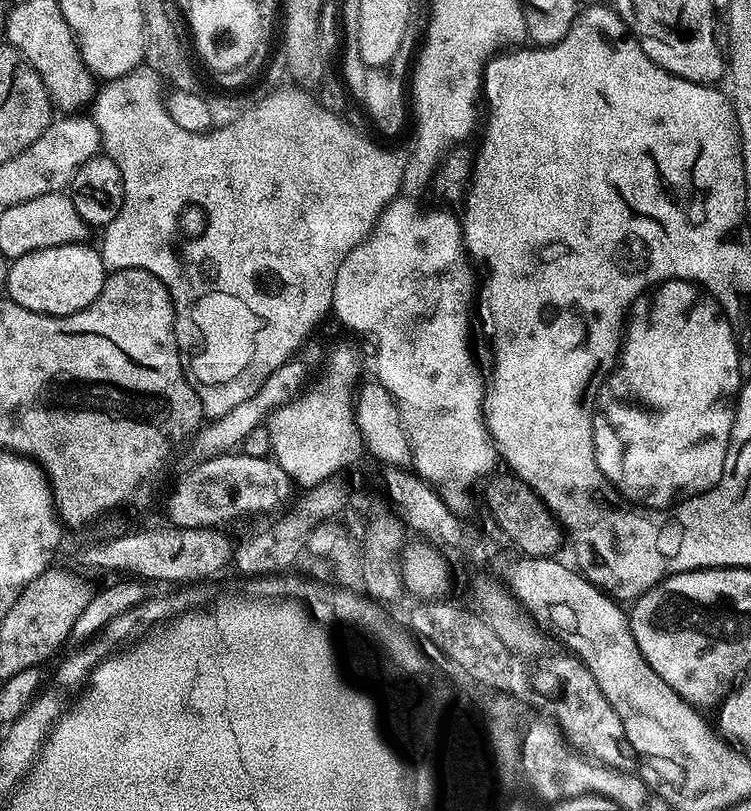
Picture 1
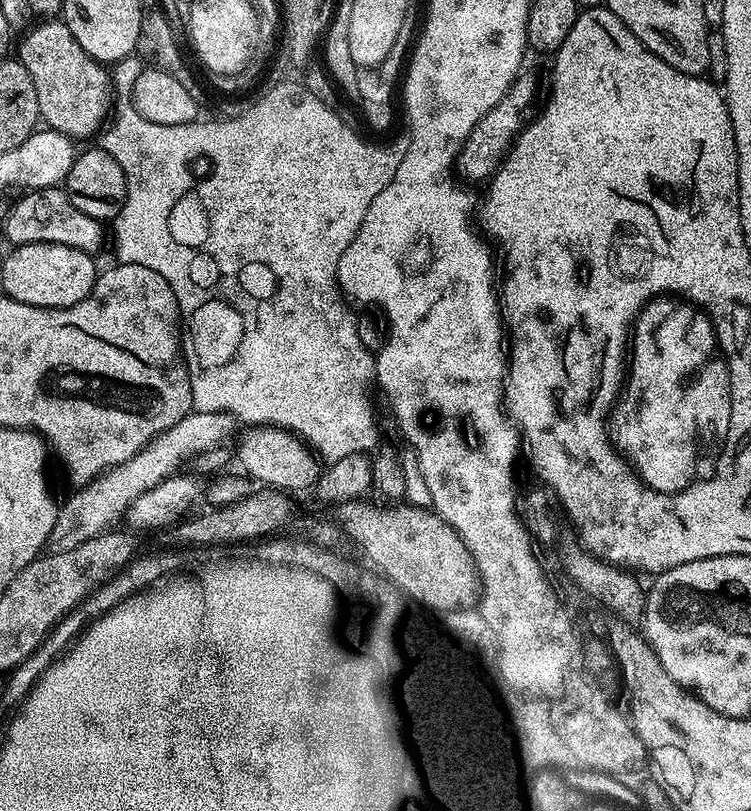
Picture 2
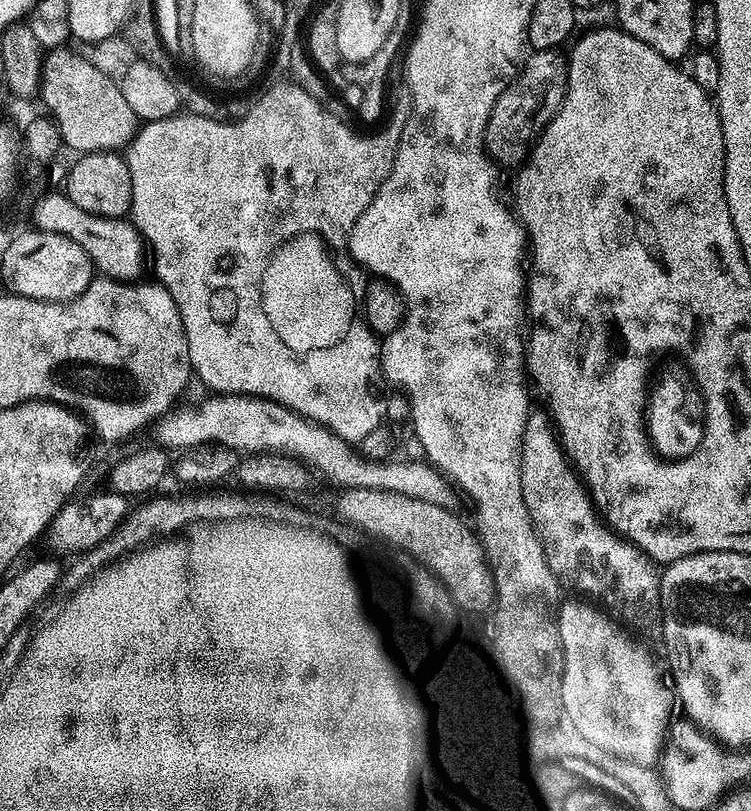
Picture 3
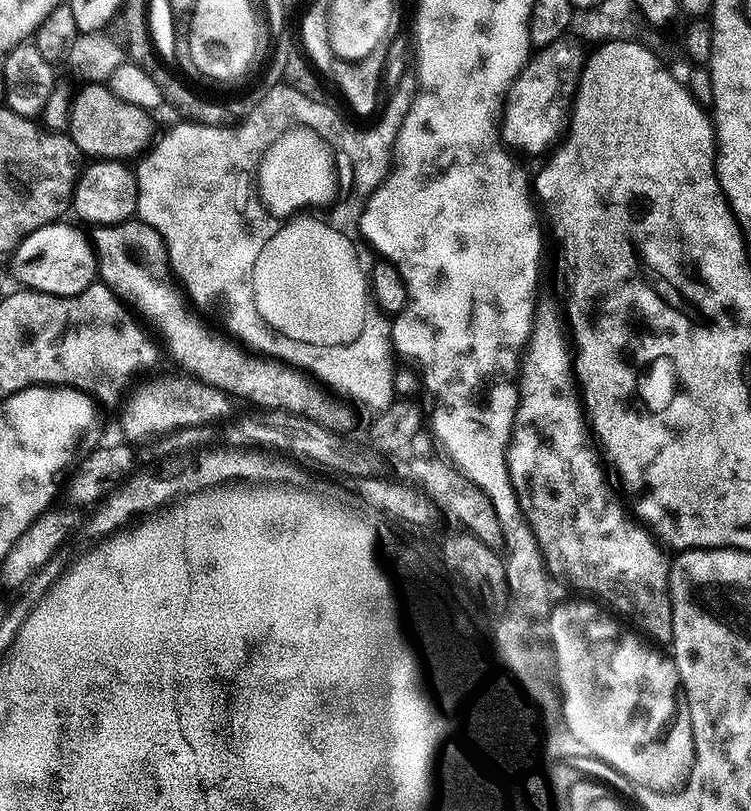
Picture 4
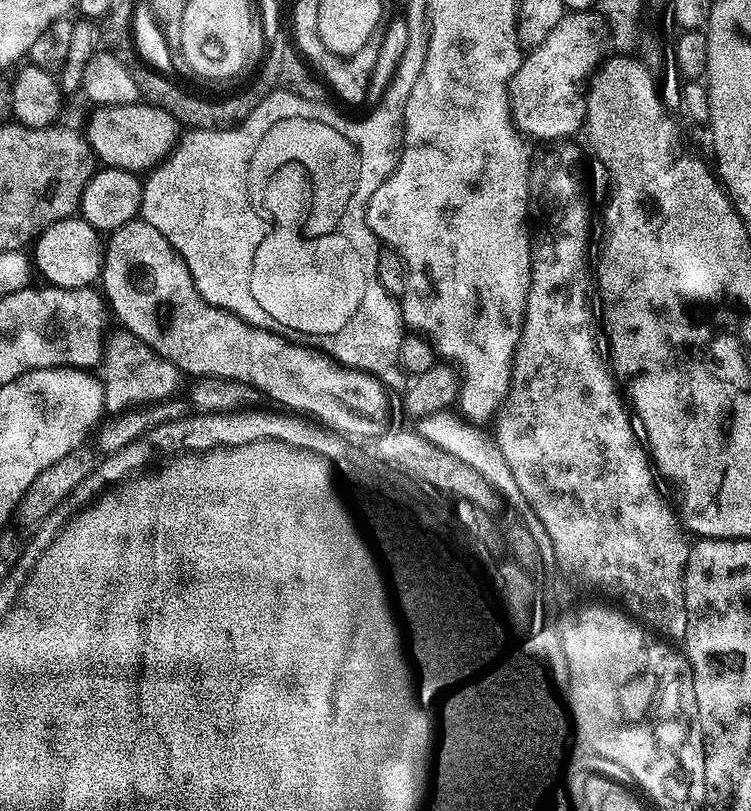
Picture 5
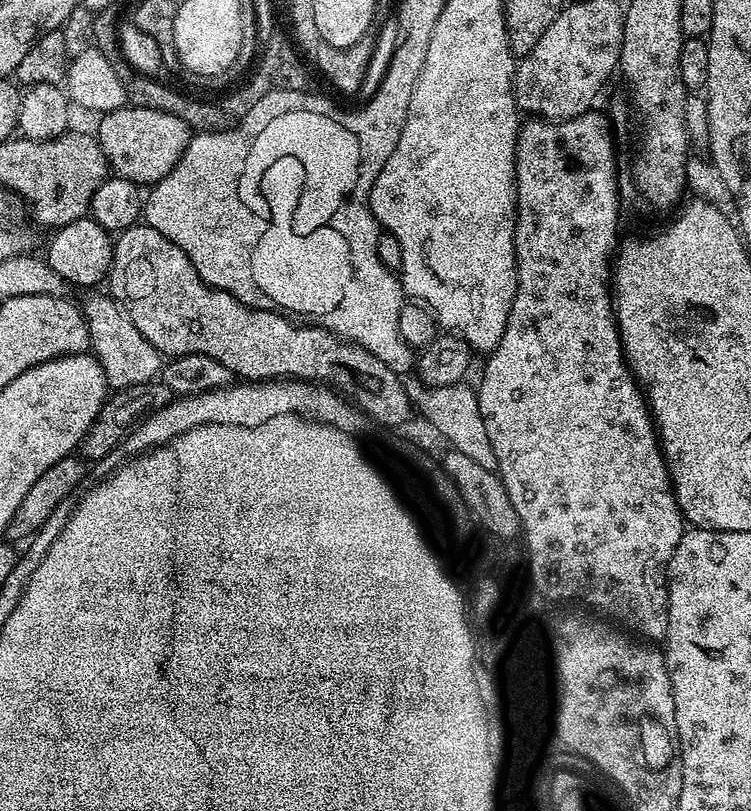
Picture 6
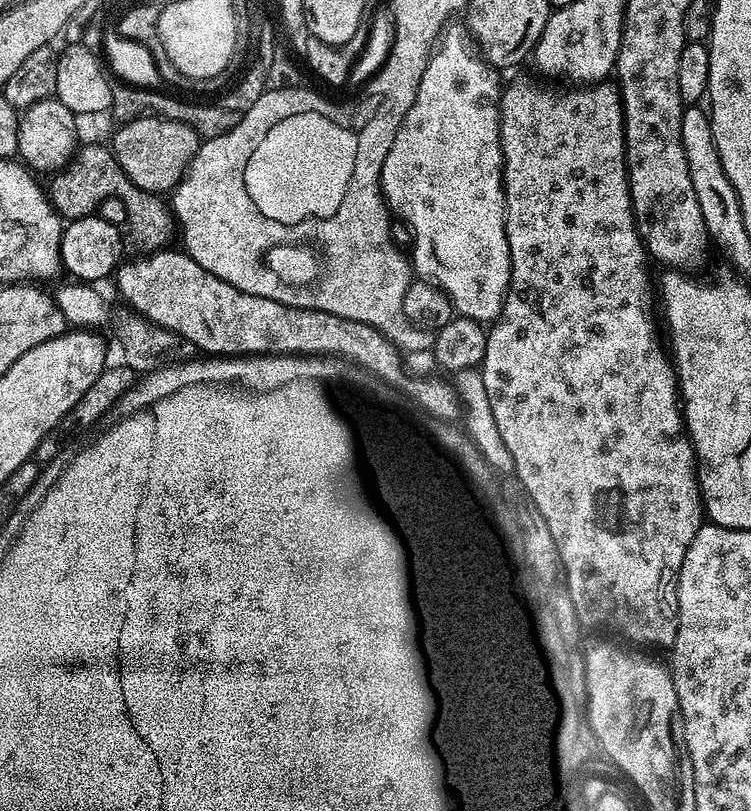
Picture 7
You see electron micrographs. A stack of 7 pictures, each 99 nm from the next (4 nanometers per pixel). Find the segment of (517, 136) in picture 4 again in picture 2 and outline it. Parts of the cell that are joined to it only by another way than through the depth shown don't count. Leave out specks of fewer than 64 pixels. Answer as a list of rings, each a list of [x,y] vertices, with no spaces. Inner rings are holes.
[[[528,70],[521,71],[514,83],[508,87],[503,98],[480,119],[478,126],[474,126],[470,138],[466,138],[460,156],[456,159],[456,168],[465,181],[481,180],[484,182],[495,174],[496,169],[507,156],[508,149],[515,144],[517,136],[528,127],[533,119],[537,111],[536,95],[539,92],[540,84],[536,81],[535,74]]]

